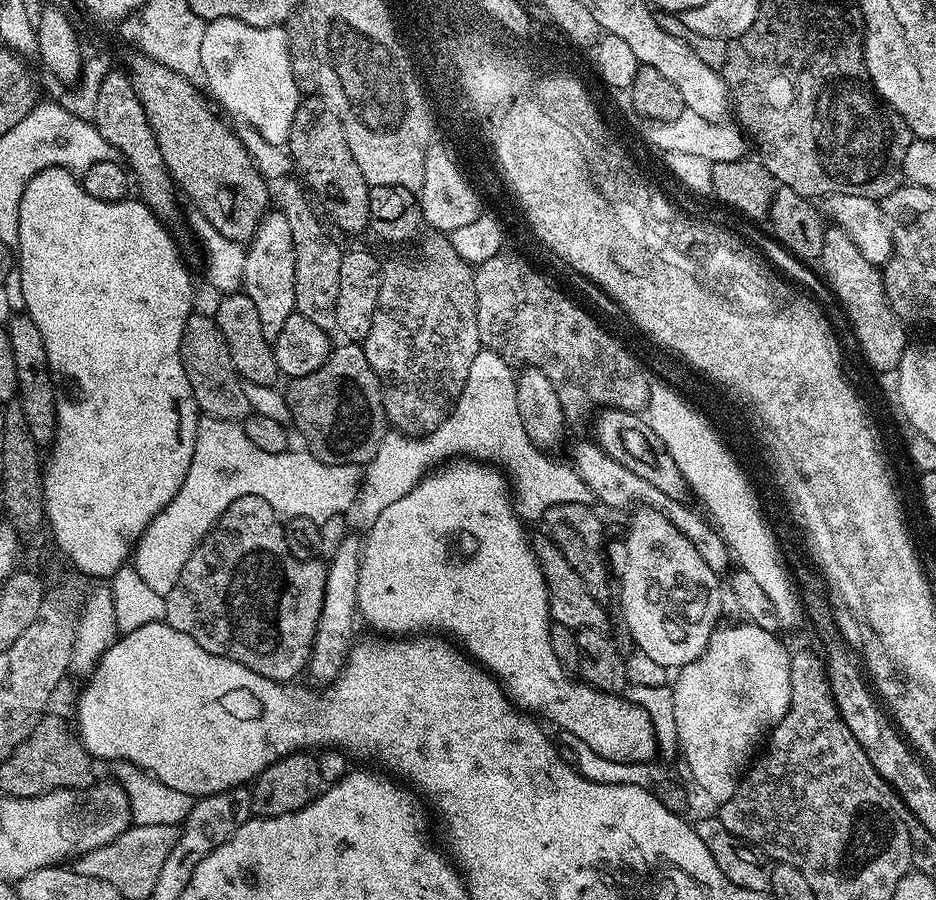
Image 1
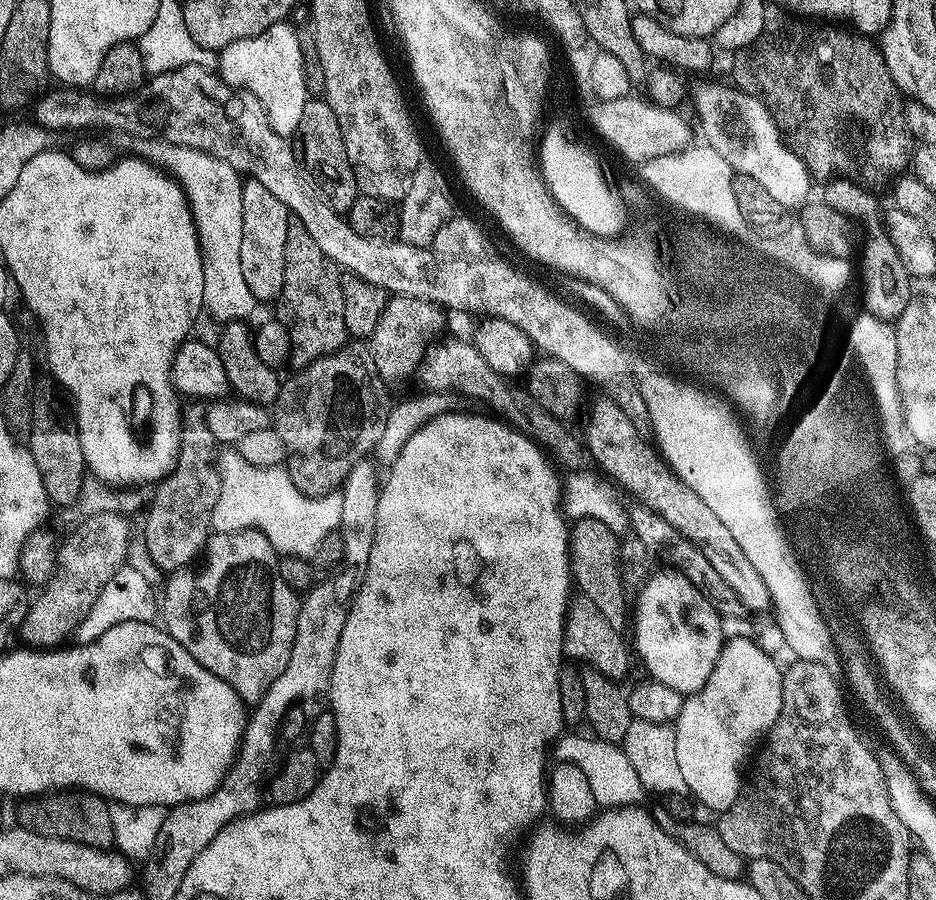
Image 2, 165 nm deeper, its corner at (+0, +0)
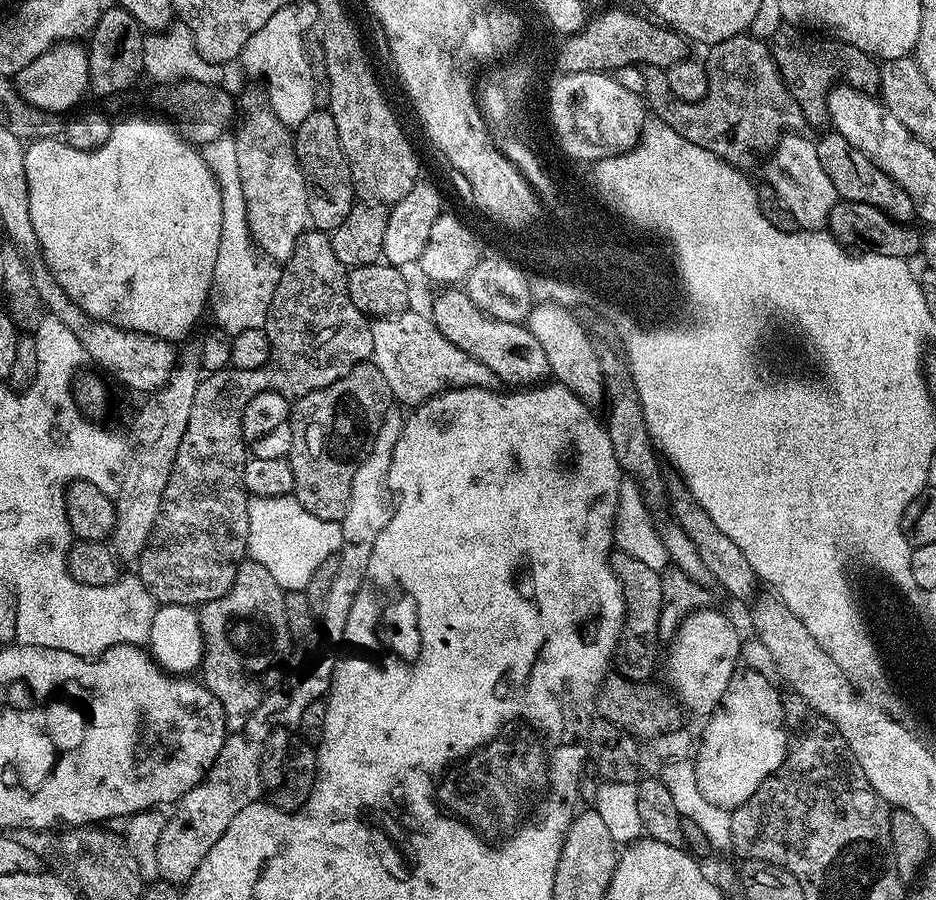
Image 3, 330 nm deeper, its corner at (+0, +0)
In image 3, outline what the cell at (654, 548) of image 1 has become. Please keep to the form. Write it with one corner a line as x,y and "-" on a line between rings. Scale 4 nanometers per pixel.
712,611
691,612
671,637
672,653
666,656
666,664
668,660
672,667
672,680
676,683
675,695
682,701
683,707
687,711
689,708
692,712
705,714
715,712
724,703
724,695
741,663
742,636
736,633
735,626
722,613

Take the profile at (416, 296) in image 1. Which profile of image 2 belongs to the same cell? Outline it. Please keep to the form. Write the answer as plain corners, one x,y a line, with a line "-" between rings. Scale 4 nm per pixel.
392,296
378,326
372,331
370,344
375,349
376,365
385,381
392,382
395,376
408,376
417,371
424,357
424,349
433,339
432,334
444,324
445,313
425,300
409,296

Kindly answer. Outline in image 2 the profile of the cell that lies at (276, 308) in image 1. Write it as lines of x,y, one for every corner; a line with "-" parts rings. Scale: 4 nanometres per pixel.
248,178
242,186
242,278
257,301
275,301
282,290
286,270
286,226
290,213
262,182

